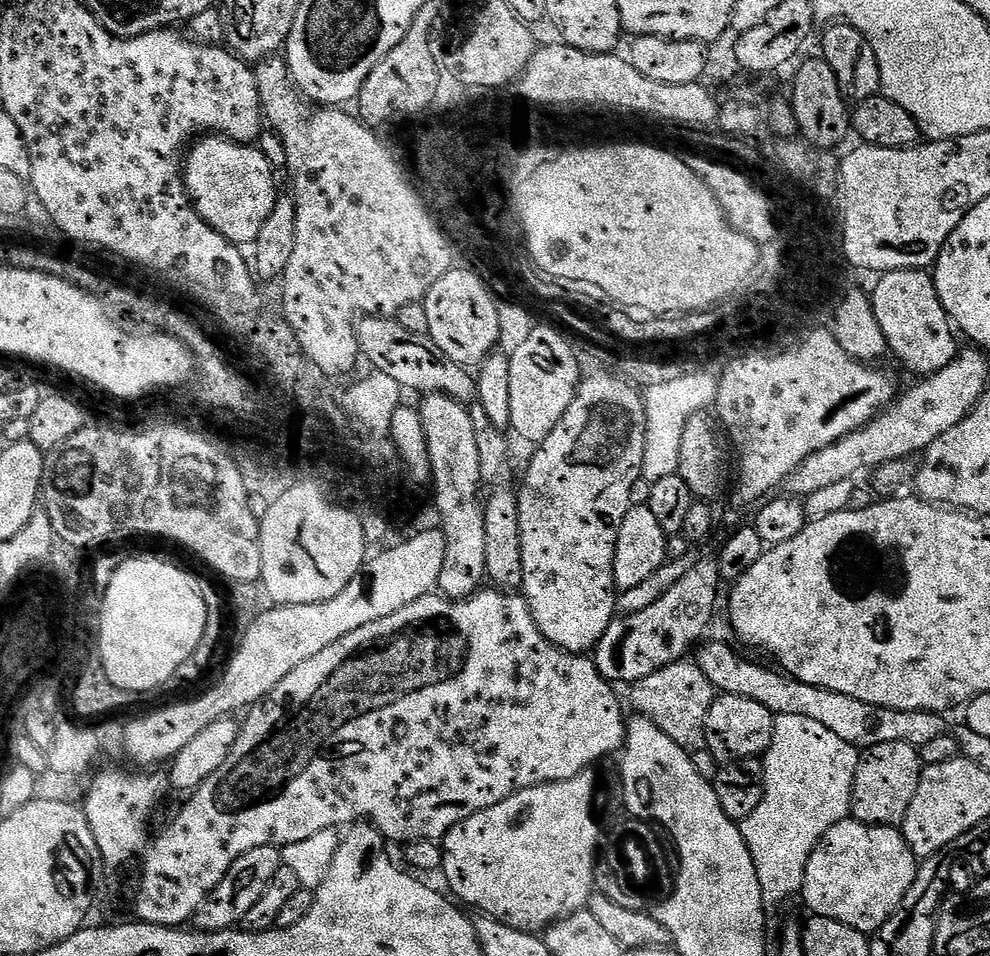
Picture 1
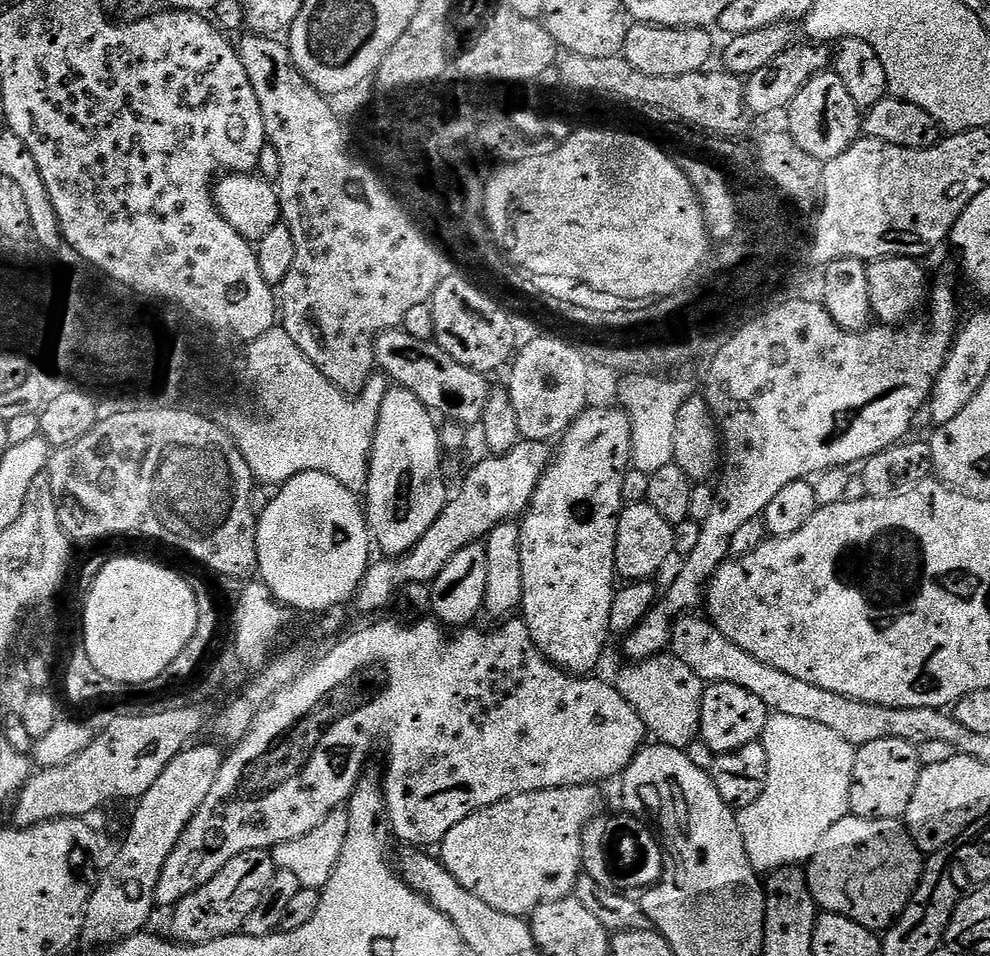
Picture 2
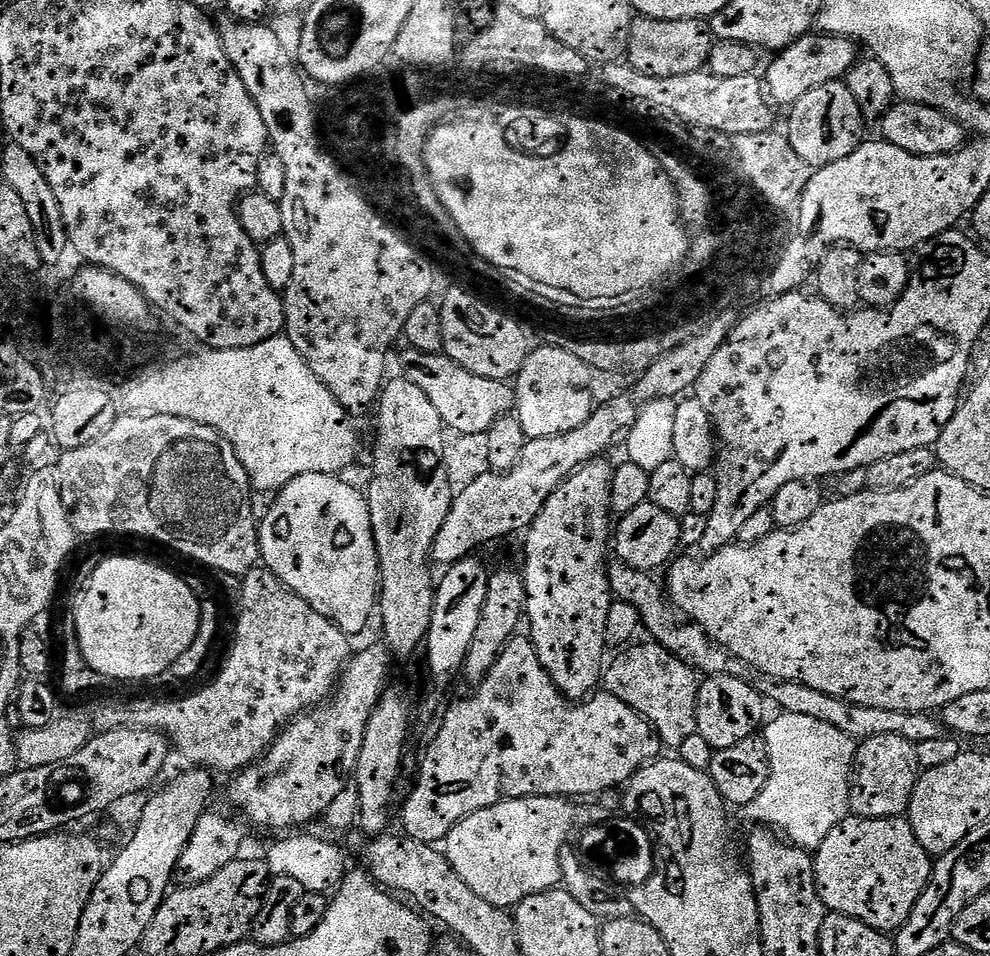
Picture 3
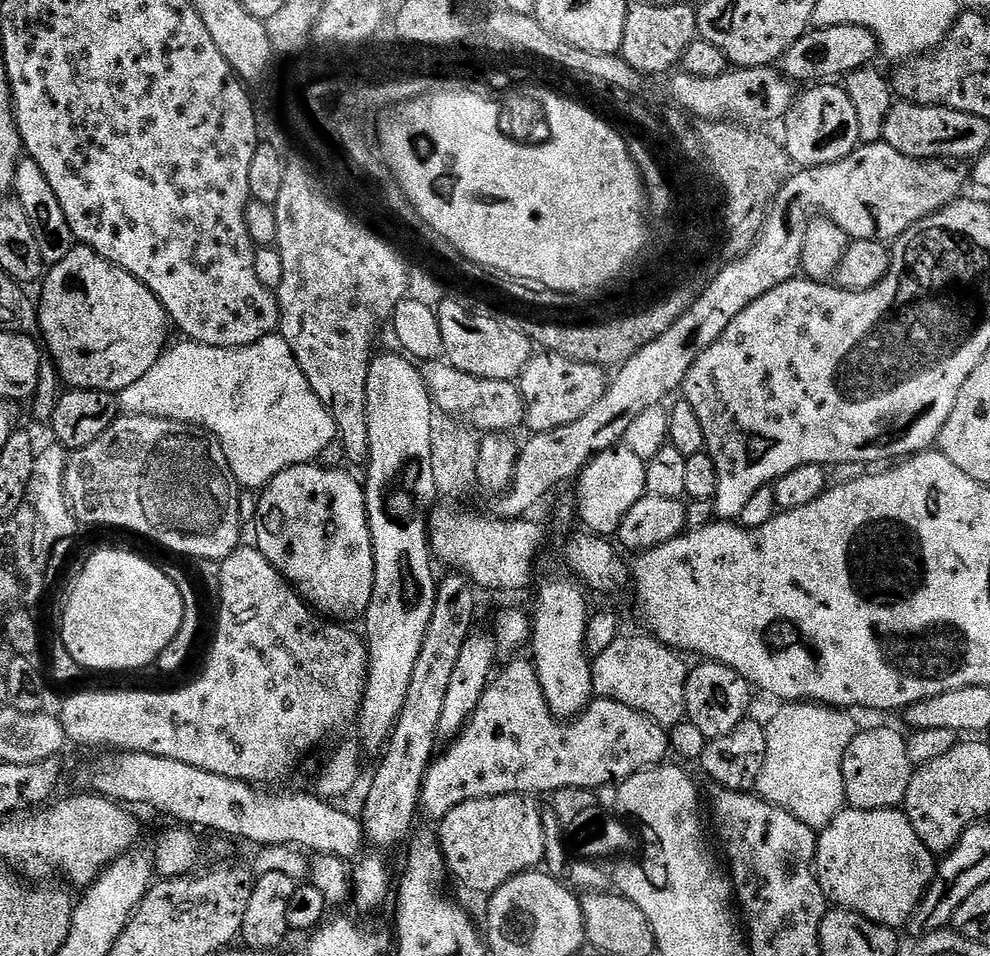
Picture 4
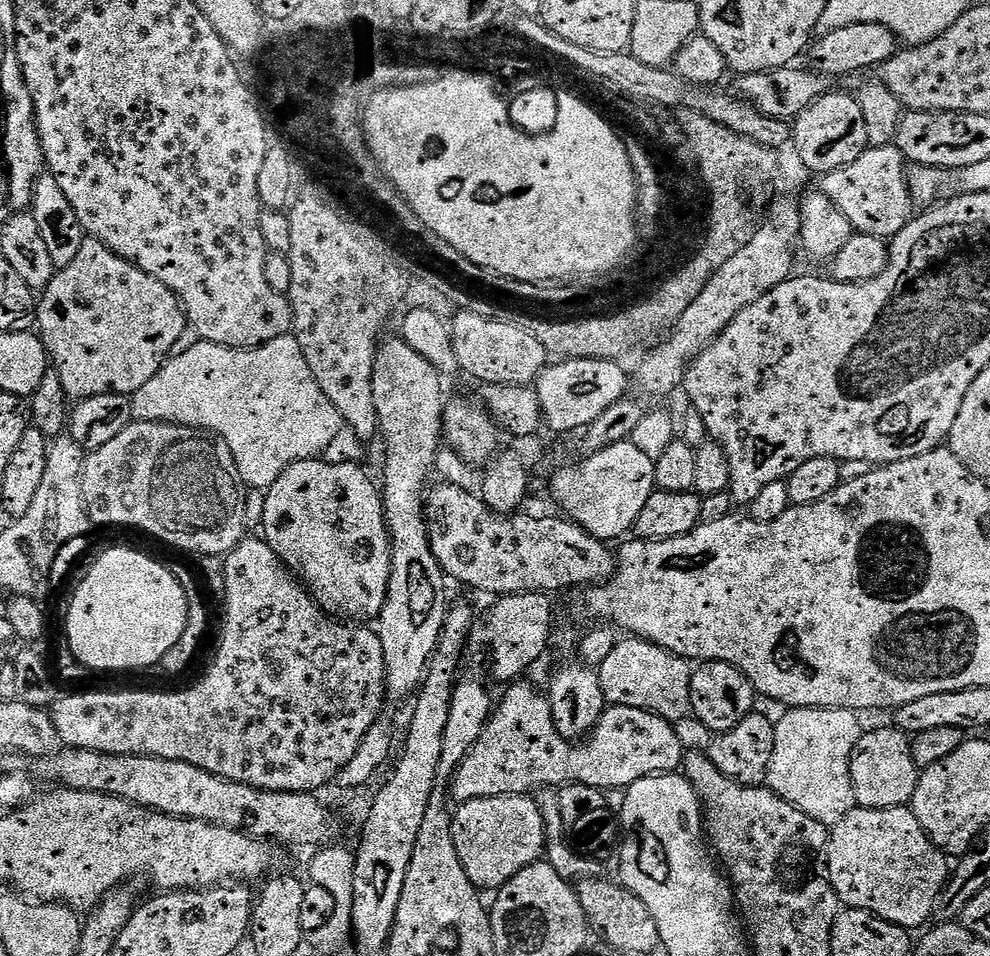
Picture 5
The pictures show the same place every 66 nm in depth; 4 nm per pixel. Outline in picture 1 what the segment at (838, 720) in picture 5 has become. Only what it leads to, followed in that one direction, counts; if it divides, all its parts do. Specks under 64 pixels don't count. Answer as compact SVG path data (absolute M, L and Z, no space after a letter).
M786 714L785 716L776 717L772 741L770 742L768 751L762 757L764 766L764 797L762 798L762 802L758 802L758 810L754 810L754 814L750 814L740 824L740 833L746 838L746 846L750 850L750 858L754 858L754 870L758 870L758 886L762 886L762 898L764 899L765 909L772 910L772 908L778 907L779 904L786 903L791 896L794 896L794 898L800 896L800 887L804 885L806 862L813 850L816 849L817 842L835 824L849 819L852 810L852 787L854 786L856 771L860 765L860 758L861 753L854 746L850 746L850 742L842 742L842 738L838 738L838 734L826 730L826 726L820 725L819 722L814 722L811 718L798 718L798 714Z

